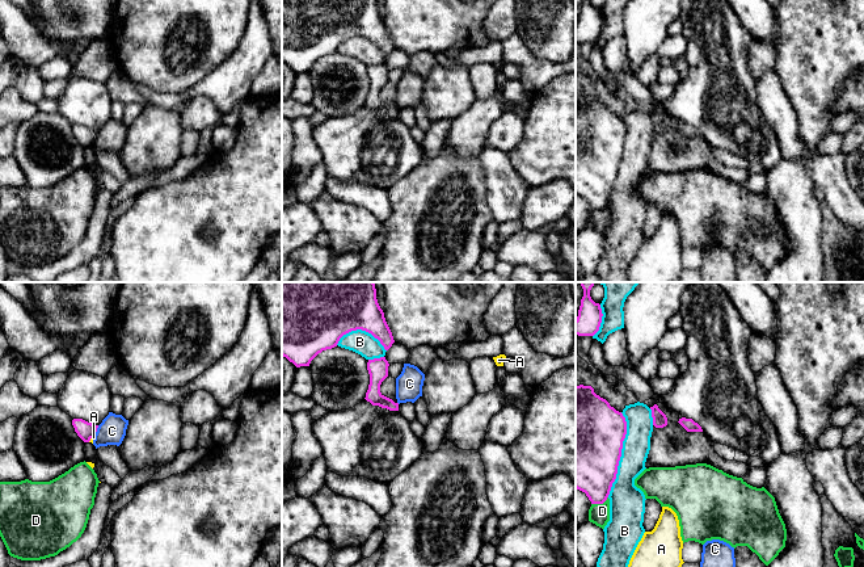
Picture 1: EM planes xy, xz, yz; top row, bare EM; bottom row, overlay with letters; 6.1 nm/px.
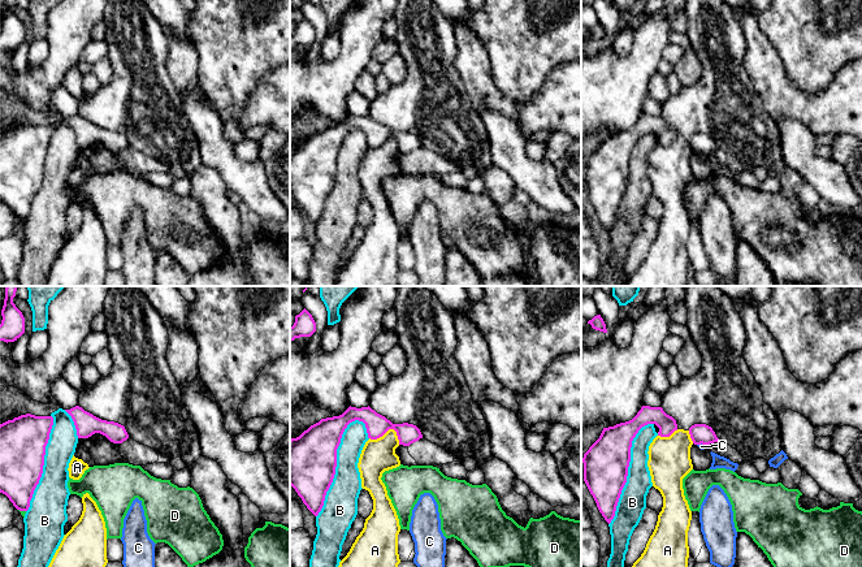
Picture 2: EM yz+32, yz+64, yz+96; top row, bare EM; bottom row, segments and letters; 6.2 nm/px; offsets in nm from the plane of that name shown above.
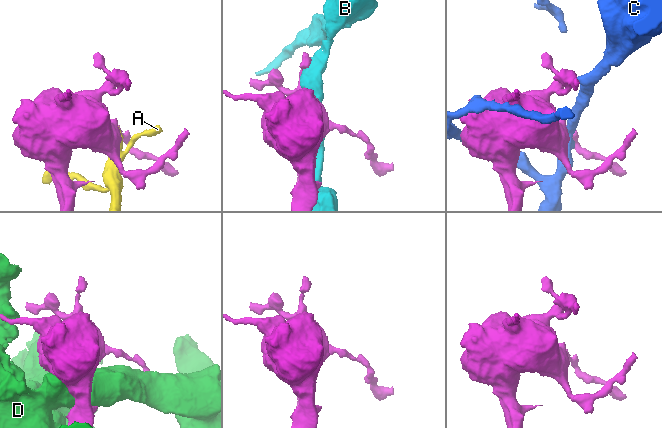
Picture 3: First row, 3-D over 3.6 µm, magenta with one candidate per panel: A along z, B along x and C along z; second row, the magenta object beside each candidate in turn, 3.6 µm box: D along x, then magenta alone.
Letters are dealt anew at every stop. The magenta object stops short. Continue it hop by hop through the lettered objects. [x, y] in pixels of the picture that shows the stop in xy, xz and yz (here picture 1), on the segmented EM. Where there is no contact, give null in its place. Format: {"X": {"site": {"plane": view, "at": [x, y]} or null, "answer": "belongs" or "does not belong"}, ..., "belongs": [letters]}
{"A": {"site": {"plane": "xy", "at": [91, 437]}, "answer": "does not belong"}, "B": {"site": {"plane": "yz", "at": [620, 454]}, "answer": "does not belong"}, "C": {"site": {"plane": "xy", "at": [96, 431]}, "answer": "does not belong"}, "D": {"site": {"plane": "yz", "at": [599, 503]}, "answer": "does not belong"}, "belongs": []}

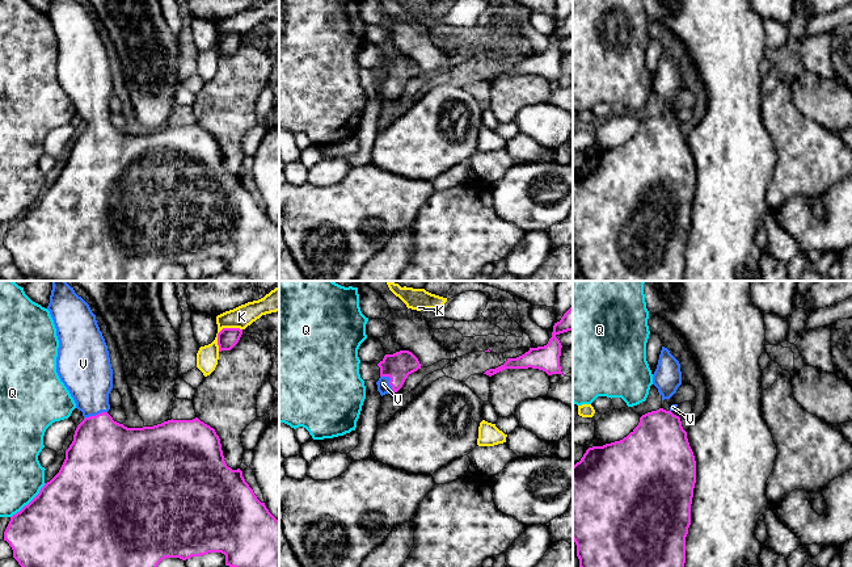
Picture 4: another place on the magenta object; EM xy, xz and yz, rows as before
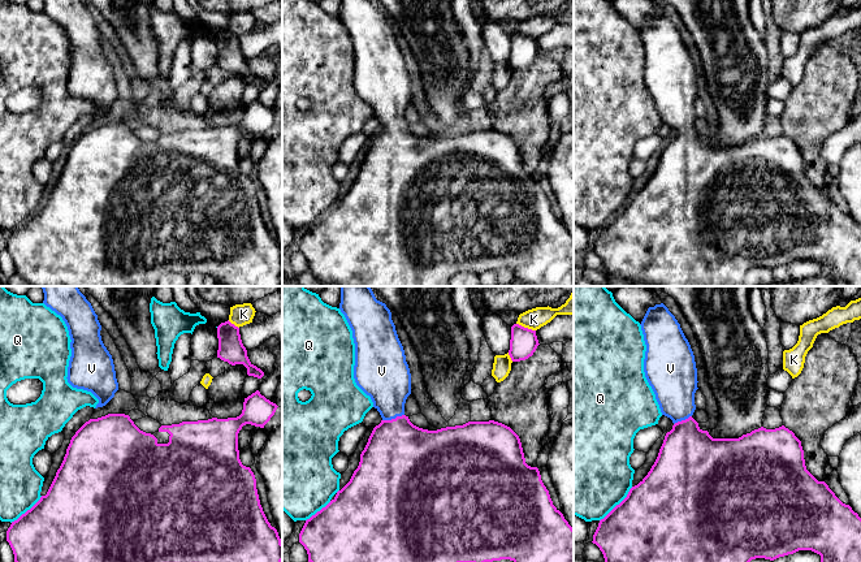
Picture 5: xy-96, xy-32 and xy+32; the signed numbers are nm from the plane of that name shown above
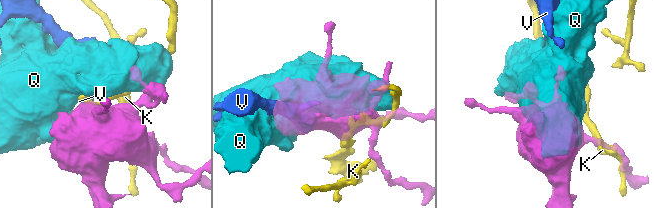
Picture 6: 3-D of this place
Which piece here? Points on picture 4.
{"K": {"site": {"plane": "xy", "at": [220, 331]}, "answer": "does not belong"}, "Q": {"site": {"plane": "xy", "at": [30, 502]}, "answer": "does not belong"}, "V": {"site": {"plane": "xz", "at": [389, 381]}, "answer": "belongs"}, "belongs": ["V"]}

